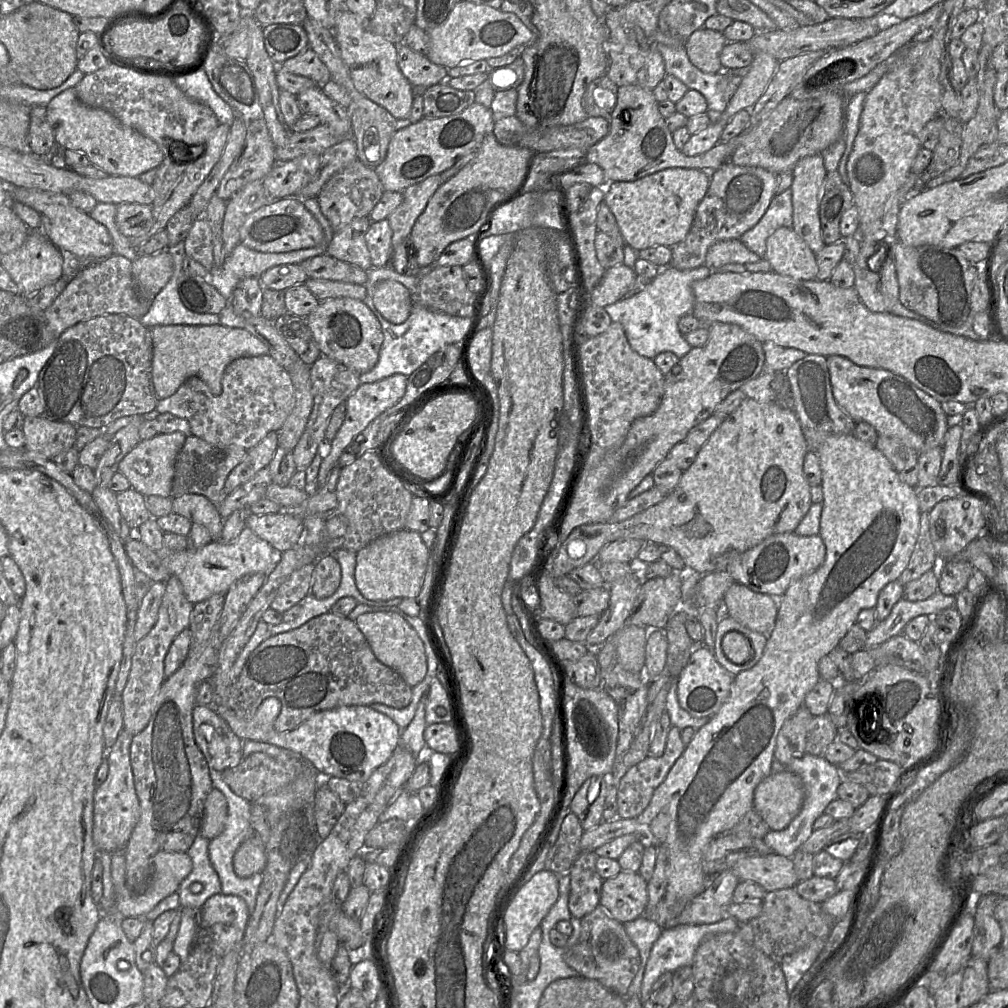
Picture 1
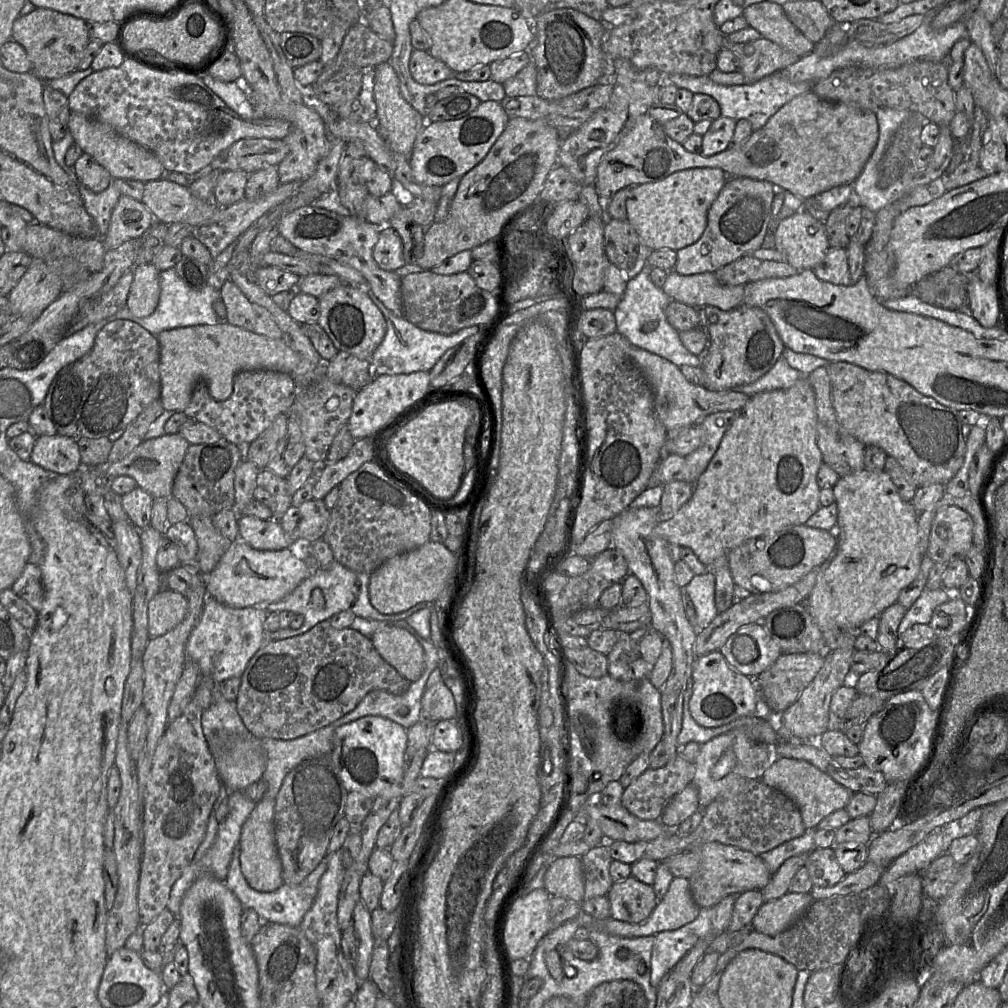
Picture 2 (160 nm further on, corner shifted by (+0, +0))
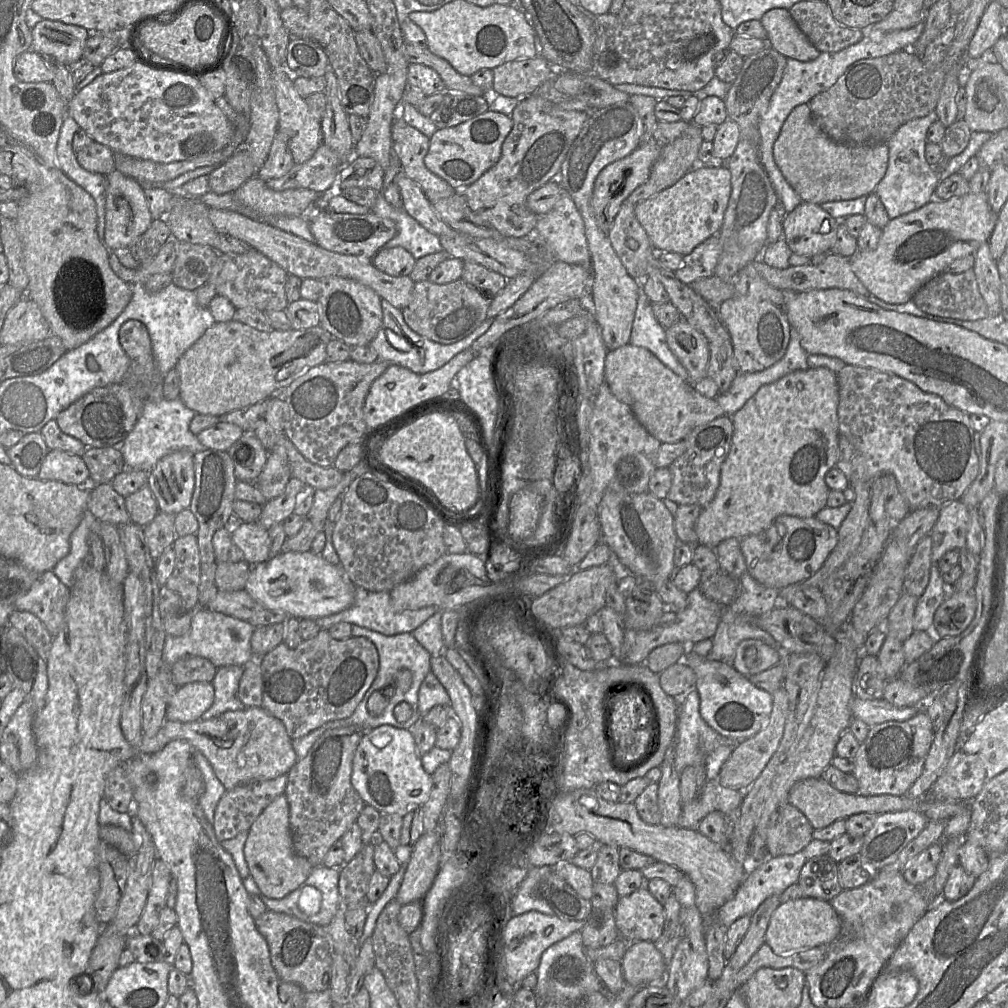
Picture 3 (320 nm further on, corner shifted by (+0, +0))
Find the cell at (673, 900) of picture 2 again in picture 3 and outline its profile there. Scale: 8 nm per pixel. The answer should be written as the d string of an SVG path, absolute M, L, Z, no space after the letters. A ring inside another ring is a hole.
M529 911L521 915L508 917L499 933L499 960L504 966L505 975L511 983L518 984L537 970L543 952L556 942L581 931L585 921L563 920L556 915L546 915L537 911Z

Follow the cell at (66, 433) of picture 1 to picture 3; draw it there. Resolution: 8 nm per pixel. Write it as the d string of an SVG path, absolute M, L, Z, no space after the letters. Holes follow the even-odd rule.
M50 450L47 453L37 477L44 481L91 486L89 471L82 456L62 450Z

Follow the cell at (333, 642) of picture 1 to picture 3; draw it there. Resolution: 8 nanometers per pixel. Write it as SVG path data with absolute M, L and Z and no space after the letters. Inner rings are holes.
M321 629L314 638L303 640L295 649L289 648L284 642L280 643L259 662L263 681L262 708L283 722L293 740L328 721L350 717L377 676L379 654L376 646L365 637L351 636L336 640L328 630Z

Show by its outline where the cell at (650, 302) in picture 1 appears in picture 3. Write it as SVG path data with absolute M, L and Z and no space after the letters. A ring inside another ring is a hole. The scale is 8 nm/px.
M640 292L638 298L630 343L648 349L681 379L688 380L687 371L678 362L667 345L666 329L655 318L652 303L642 292Z

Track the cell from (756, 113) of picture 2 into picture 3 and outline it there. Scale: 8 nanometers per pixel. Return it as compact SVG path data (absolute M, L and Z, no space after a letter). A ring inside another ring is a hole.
M925 21L908 29L895 30L885 34L885 37L881 42L874 42L869 36L865 36L860 42L850 45L840 51L820 52L819 56L812 61L799 61L793 58L787 58L782 79L770 98L766 112L762 115L758 123L759 141L756 148L759 160L777 194L778 207L783 211L783 216L802 203L801 198L787 182L773 157L773 145L790 112L796 106L802 103L808 103L815 95L833 86L846 69L854 62L861 59L877 58L897 51L910 49L922 35L924 28Z

